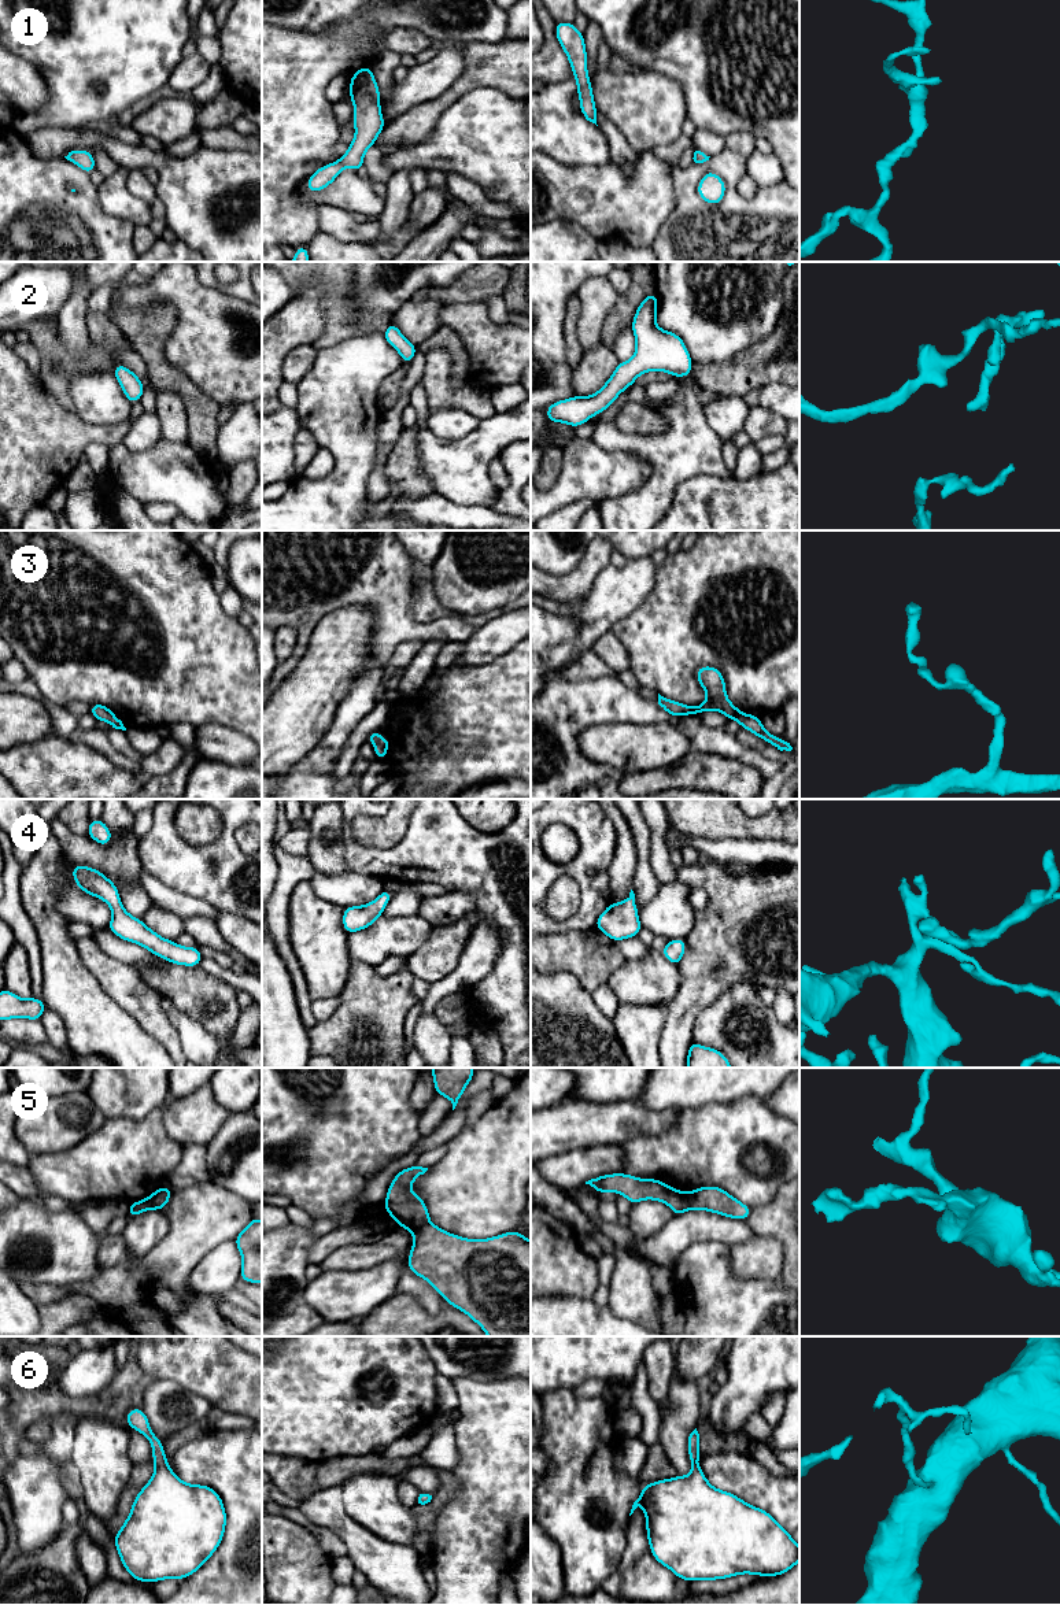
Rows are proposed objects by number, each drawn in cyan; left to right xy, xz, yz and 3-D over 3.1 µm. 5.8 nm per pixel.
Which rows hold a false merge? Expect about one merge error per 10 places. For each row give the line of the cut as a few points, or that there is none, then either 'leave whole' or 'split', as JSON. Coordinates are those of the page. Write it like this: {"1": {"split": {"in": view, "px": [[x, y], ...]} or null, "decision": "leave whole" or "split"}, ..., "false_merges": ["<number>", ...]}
{"1": {"split": null, "decision": "leave whole"}, "2": {"split": null, "decision": "leave whole"}, "3": {"split": null, "decision": "leave whole"}, "4": {"split": null, "decision": "leave whole"}, "5": {"split": {"in": "xz", "px": [[428, 1220], [413, 1232]]}, "decision": "split"}, "6": {"split": null, "decision": "leave whole"}, "false_merges": ["5"]}

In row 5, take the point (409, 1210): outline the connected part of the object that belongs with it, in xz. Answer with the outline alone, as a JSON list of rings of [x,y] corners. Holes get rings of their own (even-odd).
[[[413,1165],[402,1169],[391,1181],[384,1208],[396,1224],[410,1234],[429,1221],[429,1212],[420,1195],[410,1191],[413,1180],[428,1168]]]

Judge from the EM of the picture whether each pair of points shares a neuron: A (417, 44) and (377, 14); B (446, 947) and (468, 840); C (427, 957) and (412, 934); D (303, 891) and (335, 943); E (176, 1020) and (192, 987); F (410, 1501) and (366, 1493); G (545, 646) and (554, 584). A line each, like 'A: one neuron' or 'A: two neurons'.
A: two neurons
B: two neurons
C: two neurons
D: one neuron
E: two neurons
F: two neurons
G: two neurons

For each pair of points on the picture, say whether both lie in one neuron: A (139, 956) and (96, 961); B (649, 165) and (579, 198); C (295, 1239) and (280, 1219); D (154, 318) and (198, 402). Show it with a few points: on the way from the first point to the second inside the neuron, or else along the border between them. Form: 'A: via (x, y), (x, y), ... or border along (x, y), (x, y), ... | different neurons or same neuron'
A: border along (92, 938), (107, 954), (133, 966) | different neurons
B: via (634, 182), (619, 198), (597, 198) | same neuron
C: border along (288, 1221), (276, 1228) | different neurons
D: via (154, 339), (154, 358), (177, 381) | same neuron

